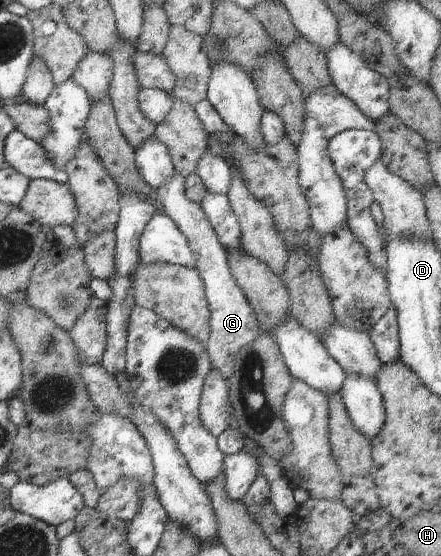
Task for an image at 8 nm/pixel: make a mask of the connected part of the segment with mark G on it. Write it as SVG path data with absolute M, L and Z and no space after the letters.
M175 170L171 179L162 188L156 190L157 199L161 202L163 214L168 215L176 223L196 255L196 269L203 280L211 314L209 320L211 331L205 349L212 368L218 369L218 372L229 380L234 374L239 350L246 345L251 345L259 337L260 328L250 303L231 275L225 248L212 230L202 207L188 200L185 195L184 181L185 176Z

